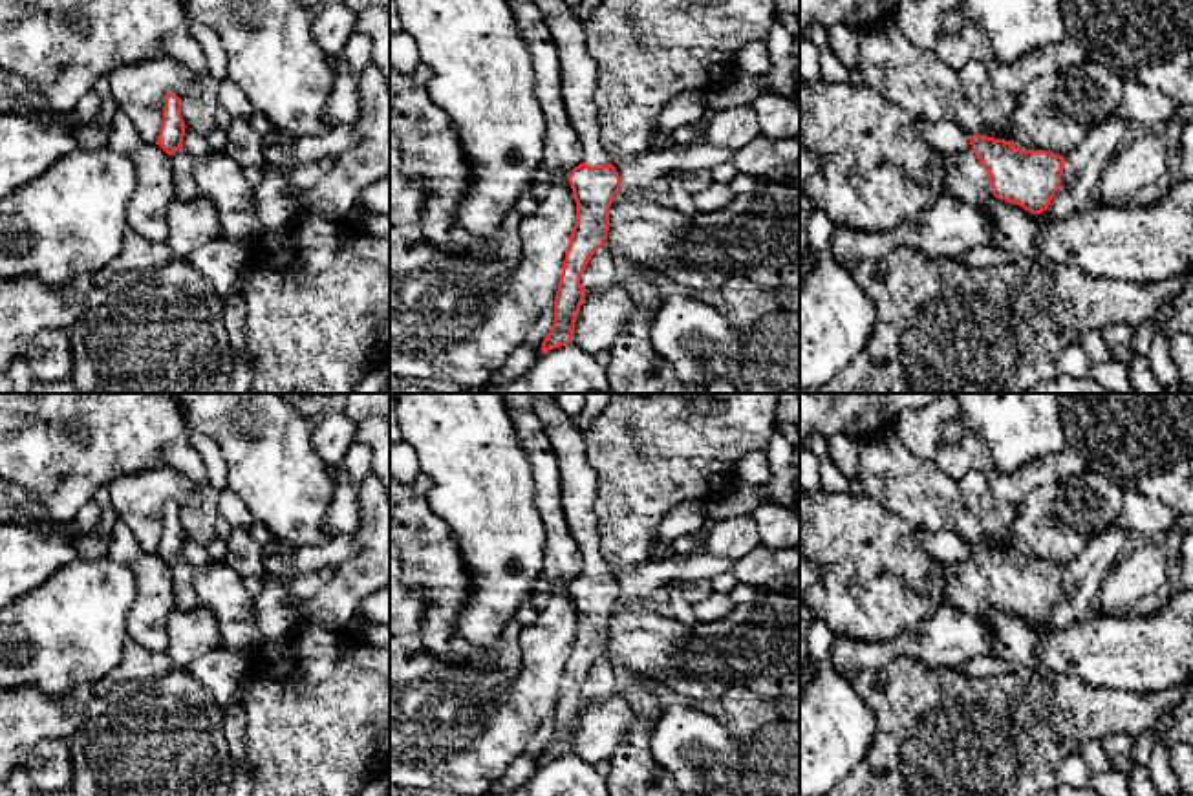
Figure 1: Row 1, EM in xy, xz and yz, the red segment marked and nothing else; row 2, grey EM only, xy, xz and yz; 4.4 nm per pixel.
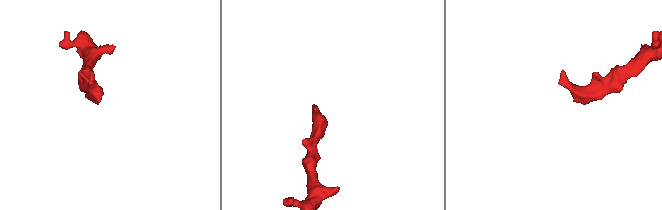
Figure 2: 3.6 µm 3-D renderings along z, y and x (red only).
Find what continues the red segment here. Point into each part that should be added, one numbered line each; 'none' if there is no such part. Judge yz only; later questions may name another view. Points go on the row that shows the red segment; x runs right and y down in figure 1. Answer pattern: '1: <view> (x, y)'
1: yz (965, 178)

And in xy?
1: xy (185, 187)

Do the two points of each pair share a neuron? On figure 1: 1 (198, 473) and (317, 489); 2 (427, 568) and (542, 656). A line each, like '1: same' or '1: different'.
1: different
2: different

